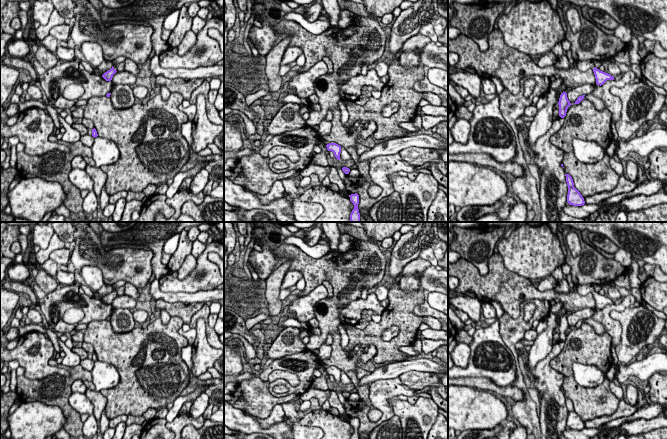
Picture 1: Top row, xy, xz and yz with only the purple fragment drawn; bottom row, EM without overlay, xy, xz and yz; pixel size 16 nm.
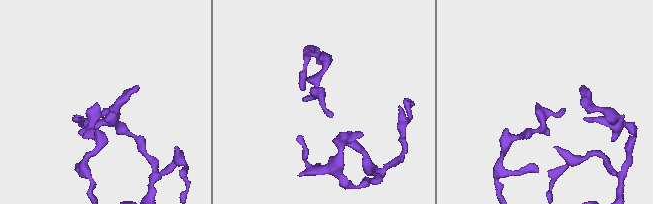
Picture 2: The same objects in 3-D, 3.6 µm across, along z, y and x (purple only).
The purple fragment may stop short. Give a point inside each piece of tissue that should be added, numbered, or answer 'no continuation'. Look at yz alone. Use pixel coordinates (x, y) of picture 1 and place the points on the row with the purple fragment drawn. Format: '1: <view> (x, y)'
1: yz (589, 64)

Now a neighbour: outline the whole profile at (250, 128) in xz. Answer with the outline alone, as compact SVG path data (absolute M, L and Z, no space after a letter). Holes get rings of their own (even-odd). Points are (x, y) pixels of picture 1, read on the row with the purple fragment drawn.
M232 110L232 112L228 115L226 115L225 117L230 117L232 115L238 115L239 117L241 117L245 123L245 134L248 135L253 135L255 133L257 133L257 129L256 126L254 124L254 122L252 120L250 120L243 112L239 111L239 110Z

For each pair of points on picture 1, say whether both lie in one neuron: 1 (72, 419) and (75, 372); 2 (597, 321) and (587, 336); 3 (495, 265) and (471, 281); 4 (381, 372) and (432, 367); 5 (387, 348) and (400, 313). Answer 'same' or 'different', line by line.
1: same
2: different
3: same
4: same
5: same

